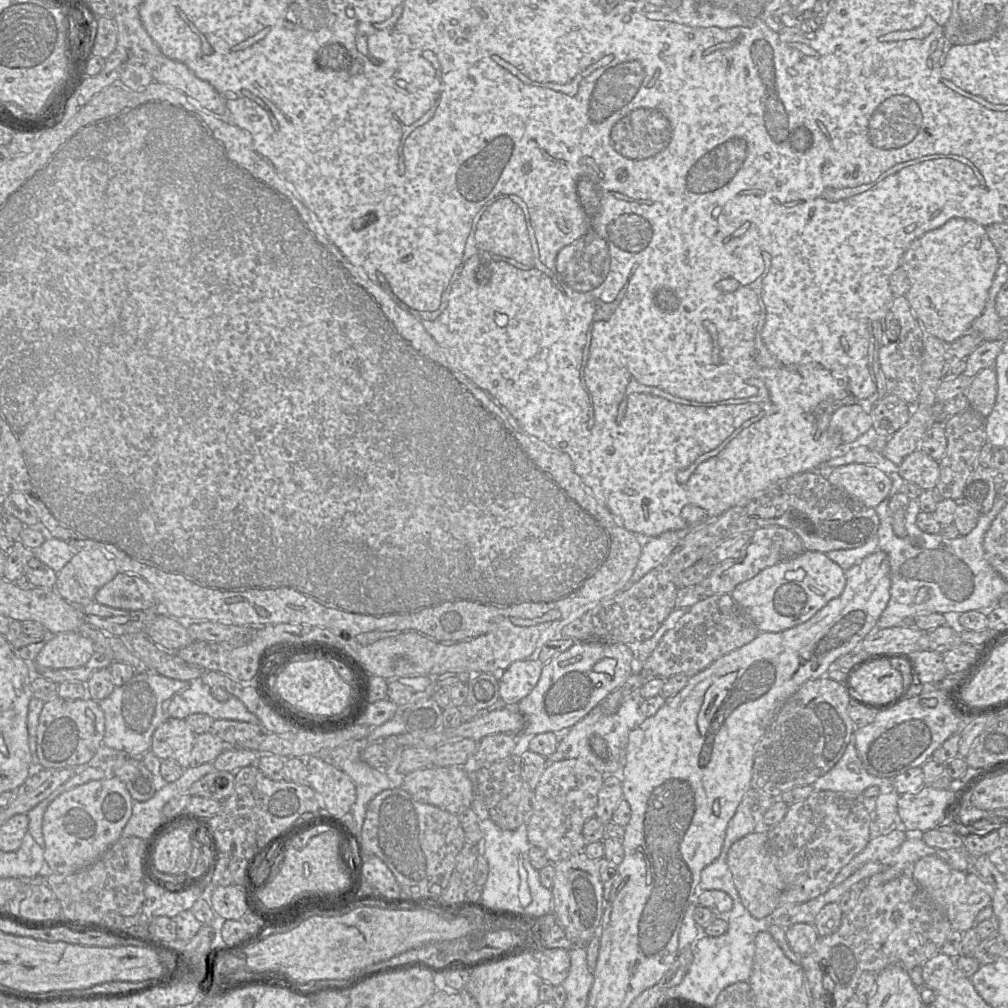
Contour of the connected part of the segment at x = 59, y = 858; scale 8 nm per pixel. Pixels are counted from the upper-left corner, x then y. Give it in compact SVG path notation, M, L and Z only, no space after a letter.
M116 777L91 781L59 795L43 816L47 868L53 873L71 874L94 864L122 837L133 802L125 785Z

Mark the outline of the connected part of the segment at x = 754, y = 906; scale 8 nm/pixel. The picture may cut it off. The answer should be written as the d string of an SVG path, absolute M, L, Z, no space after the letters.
M753 832L736 841L728 851L727 864L744 907L755 919L764 919L780 904L783 881L768 848L768 832Z

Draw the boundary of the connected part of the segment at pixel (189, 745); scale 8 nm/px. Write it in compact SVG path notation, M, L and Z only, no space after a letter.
M169 719L164 723L162 723L153 733L150 750L161 760L168 759L168 758L174 759L179 763L179 765L183 769L186 769L193 765L199 765L199 764L193 764L193 746L194 746L195 738L196 738L195 732L187 724L187 721L185 719Z

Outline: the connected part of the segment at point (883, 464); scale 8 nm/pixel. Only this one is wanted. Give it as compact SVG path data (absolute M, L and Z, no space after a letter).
M859 445L851 448L843 455L829 459L818 469L812 471L820 471L821 474L826 474L838 466L851 463L873 465L886 474L889 474L889 472L896 472L899 469L896 464L885 458L881 452L871 450L865 445Z

